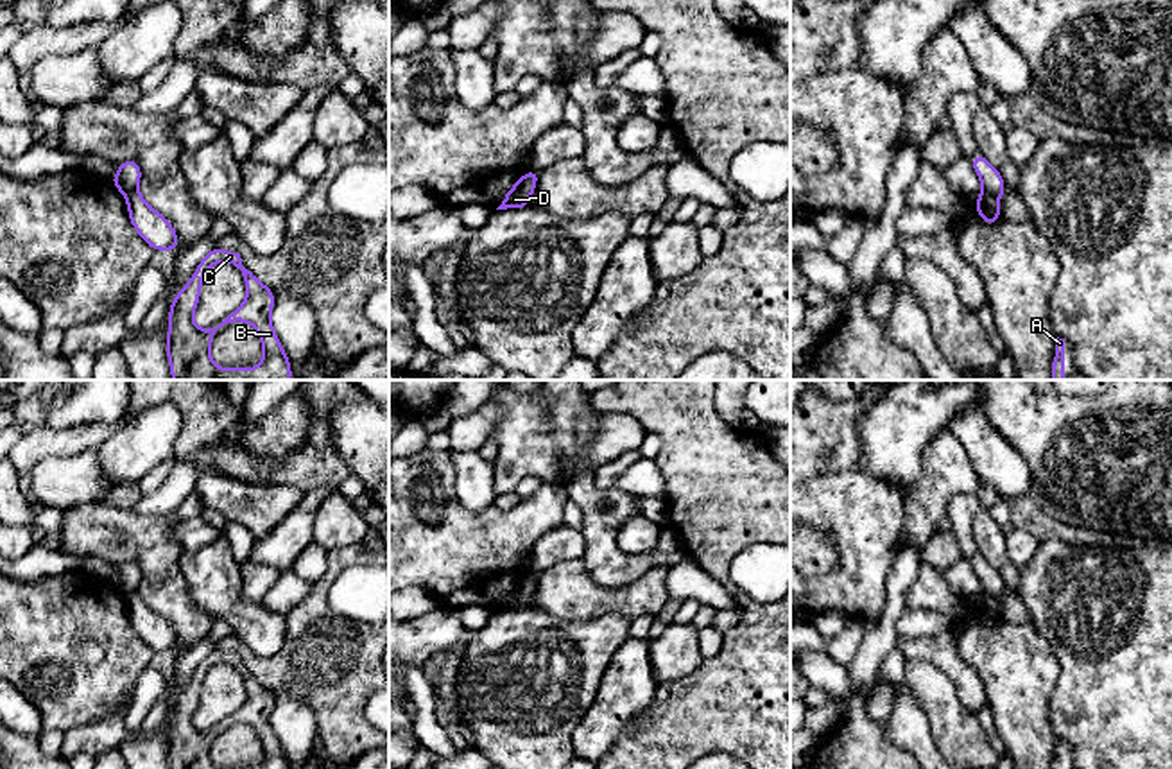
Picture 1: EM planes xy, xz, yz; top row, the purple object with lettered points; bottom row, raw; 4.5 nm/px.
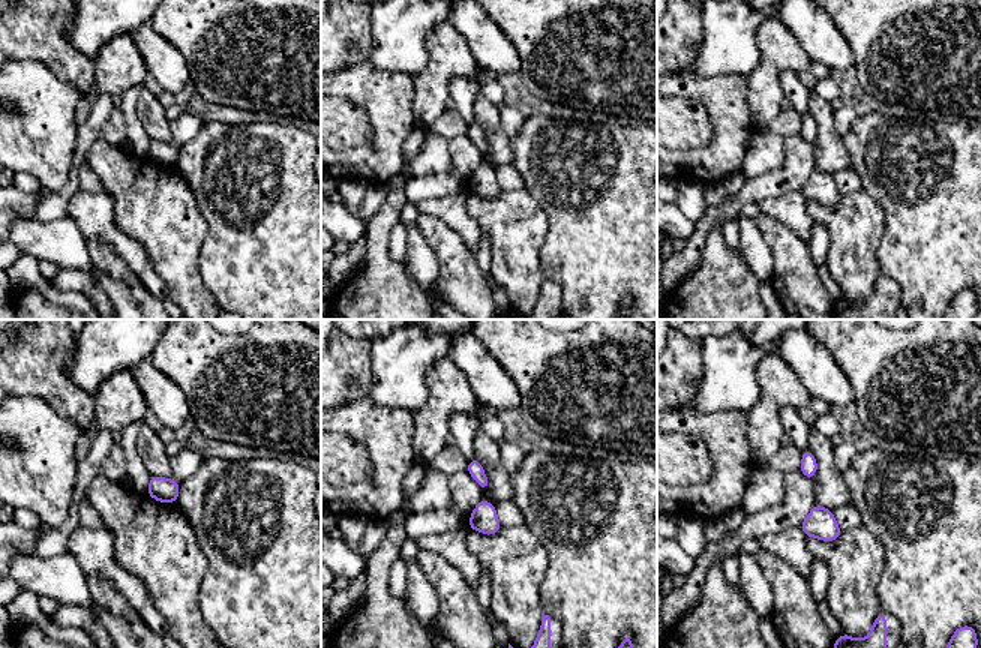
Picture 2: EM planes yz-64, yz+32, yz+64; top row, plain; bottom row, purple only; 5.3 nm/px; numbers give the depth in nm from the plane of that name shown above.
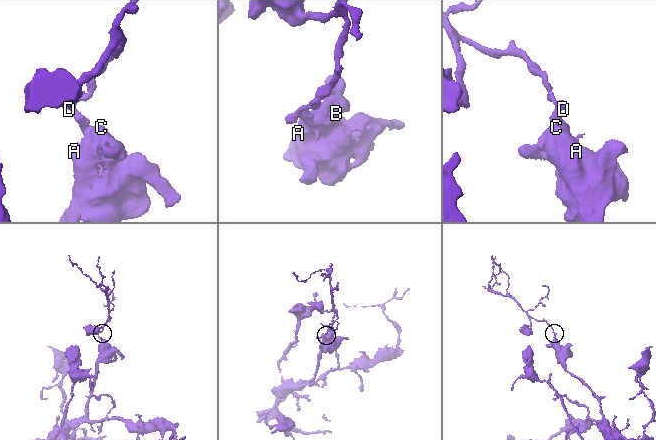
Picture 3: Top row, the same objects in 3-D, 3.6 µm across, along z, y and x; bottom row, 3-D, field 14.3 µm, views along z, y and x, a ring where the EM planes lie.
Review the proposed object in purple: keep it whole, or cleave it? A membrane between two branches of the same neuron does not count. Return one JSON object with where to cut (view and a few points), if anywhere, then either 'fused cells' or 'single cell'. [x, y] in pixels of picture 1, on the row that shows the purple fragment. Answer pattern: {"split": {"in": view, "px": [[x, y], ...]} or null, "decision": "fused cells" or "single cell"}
{"split": {"in": "yz", "px": [[984, 189], [999, 198]]}, "decision": "fused cells"}

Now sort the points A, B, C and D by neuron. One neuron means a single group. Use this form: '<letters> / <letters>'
A B C / D

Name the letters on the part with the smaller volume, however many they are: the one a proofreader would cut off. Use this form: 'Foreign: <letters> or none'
Foreign: D

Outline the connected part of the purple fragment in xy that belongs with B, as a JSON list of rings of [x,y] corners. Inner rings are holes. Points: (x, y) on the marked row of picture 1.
[[[213,247],[211,251],[208,251],[204,258],[197,264],[190,281],[176,294],[172,307],[168,308],[167,355],[168,355],[172,378],[174,380],[251,380],[256,375],[260,380],[290,380],[292,375],[290,360],[271,324],[271,310],[274,303],[276,303],[274,292],[242,265],[242,258],[238,253],[220,247]],[[217,262],[231,264],[242,271],[247,298],[217,328],[201,330],[194,324],[192,315],[199,305],[203,278],[208,272],[208,269]],[[237,321],[251,323],[258,332],[258,337],[263,346],[263,362],[258,364],[256,367],[224,369],[224,367],[217,367],[211,360],[210,346],[213,342],[215,332],[224,324],[237,323]]]

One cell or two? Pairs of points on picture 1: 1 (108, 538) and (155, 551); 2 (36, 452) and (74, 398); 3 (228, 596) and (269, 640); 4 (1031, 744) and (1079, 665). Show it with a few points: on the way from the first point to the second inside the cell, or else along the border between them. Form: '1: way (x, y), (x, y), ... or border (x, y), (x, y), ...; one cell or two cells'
1: way (119, 538), (144, 540); one cell
2: border (45, 423), (56, 429), (95, 425); two cells
3: way (235, 606), (258, 630); one cell
4: border (1059, 674), (1049, 710), (1054, 737); two cells

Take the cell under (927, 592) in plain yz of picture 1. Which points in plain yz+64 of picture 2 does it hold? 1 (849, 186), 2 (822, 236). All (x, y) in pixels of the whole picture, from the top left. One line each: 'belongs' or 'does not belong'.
1: does not belong
2: does not belong

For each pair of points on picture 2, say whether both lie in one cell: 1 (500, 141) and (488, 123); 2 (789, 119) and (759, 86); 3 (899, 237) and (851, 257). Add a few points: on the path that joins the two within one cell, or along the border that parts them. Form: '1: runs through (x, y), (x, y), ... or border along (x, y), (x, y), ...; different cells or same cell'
1: runs through (495, 137), (491, 128); same cell
2: border along (782, 110), (765, 126); different cells
3: border along (884, 210), (885, 233), (878, 249), (879, 273); different cells

